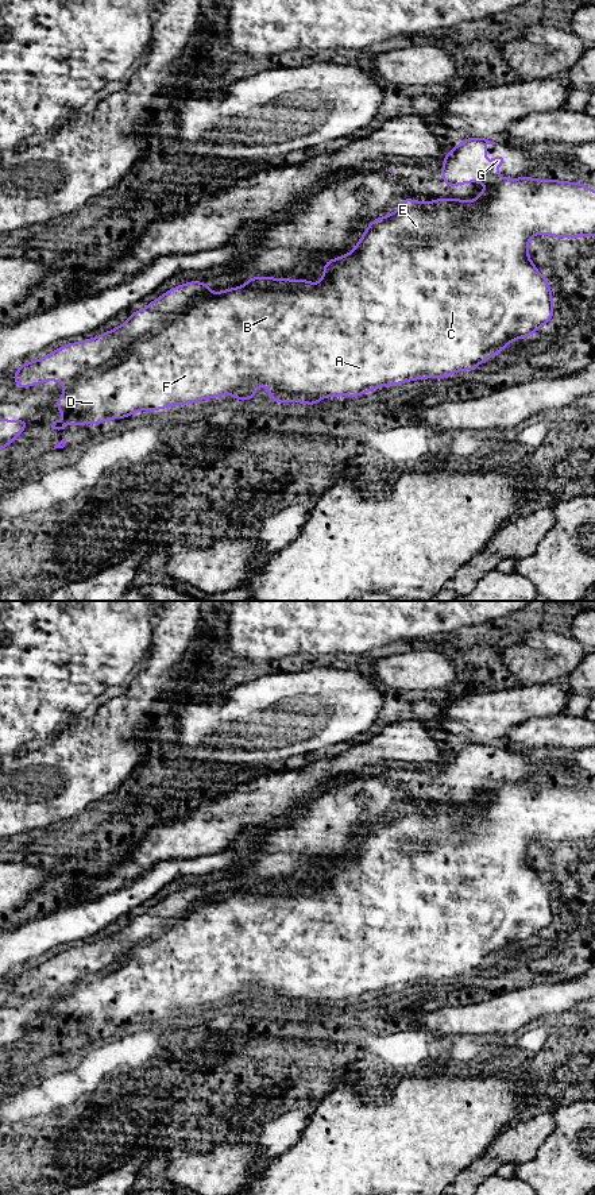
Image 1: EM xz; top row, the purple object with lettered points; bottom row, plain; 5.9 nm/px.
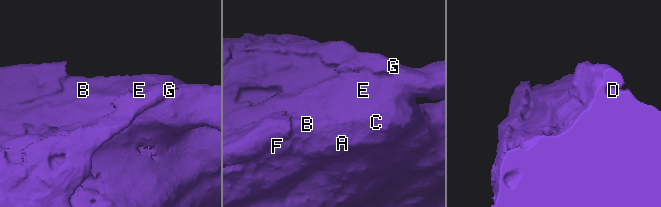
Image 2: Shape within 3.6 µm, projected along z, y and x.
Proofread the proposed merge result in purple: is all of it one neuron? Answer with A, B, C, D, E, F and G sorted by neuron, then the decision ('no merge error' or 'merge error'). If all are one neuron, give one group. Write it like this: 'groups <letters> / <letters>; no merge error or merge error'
groups A B C D E F / G; merge error

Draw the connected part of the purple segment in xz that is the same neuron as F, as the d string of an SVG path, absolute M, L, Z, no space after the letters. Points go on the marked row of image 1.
M532 177L499 178L491 181L487 188L472 201L436 198L429 203L413 198L399 200L398 209L375 219L366 227L366 232L358 240L356 248L336 259L324 263L322 281L312 284L308 280L291 281L286 277L255 277L252 275L243 286L225 289L198 297L178 313L171 316L159 329L150 336L136 342L132 348L107 369L90 373L81 379L65 385L65 393L57 400L55 409L63 412L63 420L51 424L54 429L65 429L69 420L72 427L89 423L103 424L108 419L131 417L135 410L161 410L170 405L186 405L206 398L217 398L231 393L236 400L255 400L256 386L260 383L270 390L268 400L275 402L294 401L306 405L320 404L321 398L336 396L360 397L379 386L399 385L413 379L447 378L448 375L474 370L486 359L499 354L514 339L522 339L537 332L537 329L553 320L553 301L550 284L538 273L536 265L529 259L529 239L537 234L548 234L553 238L595 236L595 190L584 184Z

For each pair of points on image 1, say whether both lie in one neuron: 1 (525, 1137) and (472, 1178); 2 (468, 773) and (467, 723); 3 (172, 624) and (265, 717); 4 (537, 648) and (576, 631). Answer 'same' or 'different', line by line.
1: same
2: different
3: different
4: different

